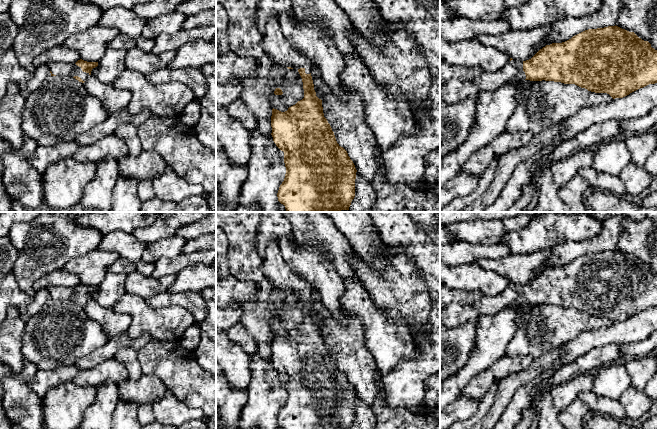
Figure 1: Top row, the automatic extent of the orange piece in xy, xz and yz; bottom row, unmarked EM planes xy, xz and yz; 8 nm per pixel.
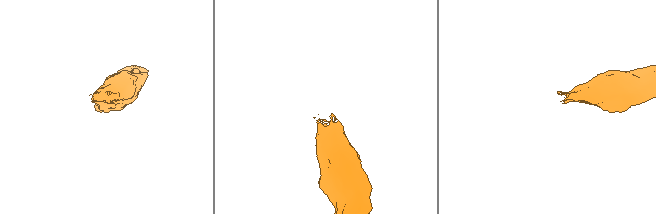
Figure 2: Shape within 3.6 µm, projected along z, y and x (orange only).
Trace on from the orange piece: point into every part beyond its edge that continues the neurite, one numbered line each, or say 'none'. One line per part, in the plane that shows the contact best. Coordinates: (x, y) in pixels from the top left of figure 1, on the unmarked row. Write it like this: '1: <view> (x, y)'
1: yz (521, 300)

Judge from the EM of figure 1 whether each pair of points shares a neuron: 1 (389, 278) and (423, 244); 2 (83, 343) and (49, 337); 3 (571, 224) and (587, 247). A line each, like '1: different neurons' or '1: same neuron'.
1: different neurons
2: same neuron
3: different neurons

